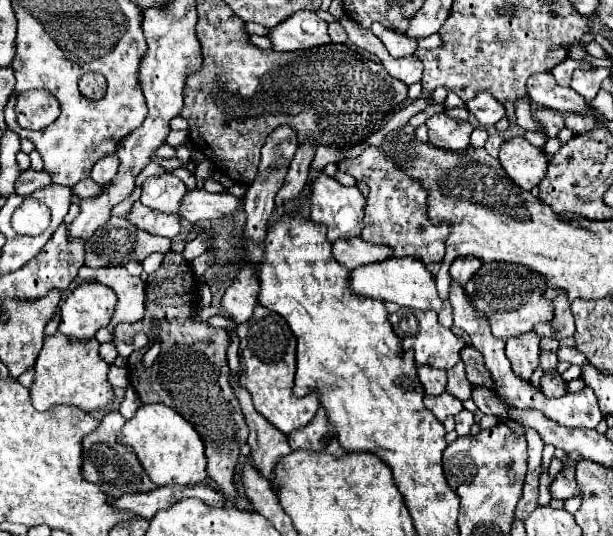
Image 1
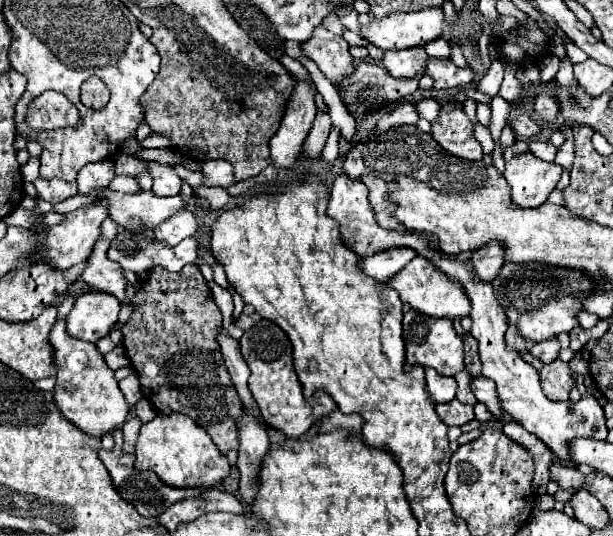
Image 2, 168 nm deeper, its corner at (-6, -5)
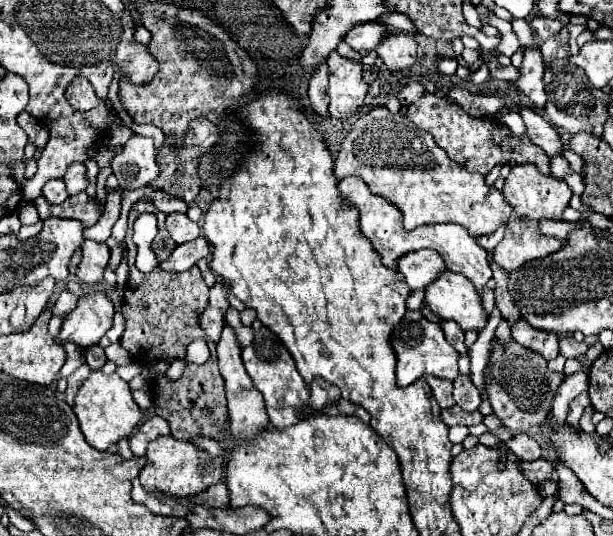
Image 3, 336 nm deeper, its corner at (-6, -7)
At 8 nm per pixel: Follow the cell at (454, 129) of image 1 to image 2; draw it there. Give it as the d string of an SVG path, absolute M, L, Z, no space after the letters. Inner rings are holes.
M442 103L430 133L448 153L460 159L480 161L484 157L482 147L474 137L474 123L462 109L452 109L452 103Z

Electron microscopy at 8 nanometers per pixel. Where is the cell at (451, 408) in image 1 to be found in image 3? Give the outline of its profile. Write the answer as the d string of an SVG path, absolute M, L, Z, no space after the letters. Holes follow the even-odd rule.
M458 405L450 407L450 409L444 409L442 411L442 421L448 425L448 427L454 427L454 425L478 425L482 423L484 415L480 411L474 411L474 413L468 413L468 411L462 411Z

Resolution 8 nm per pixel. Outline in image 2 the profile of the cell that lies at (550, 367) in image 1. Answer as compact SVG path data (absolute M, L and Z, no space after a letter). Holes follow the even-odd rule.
M548 339L548 341L540 341L540 343L534 343L530 347L530 353L540 359L542 363L552 363L554 359L558 359L558 351L560 351L560 343L558 339Z

